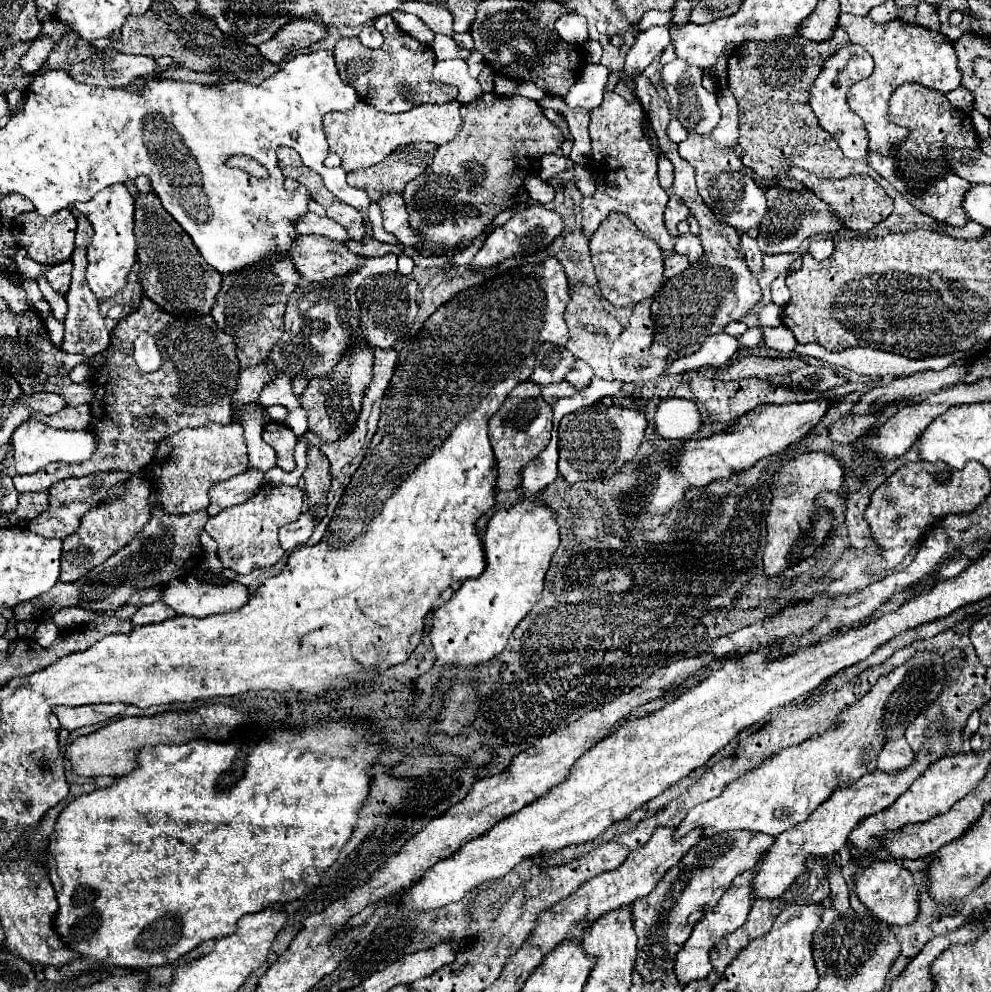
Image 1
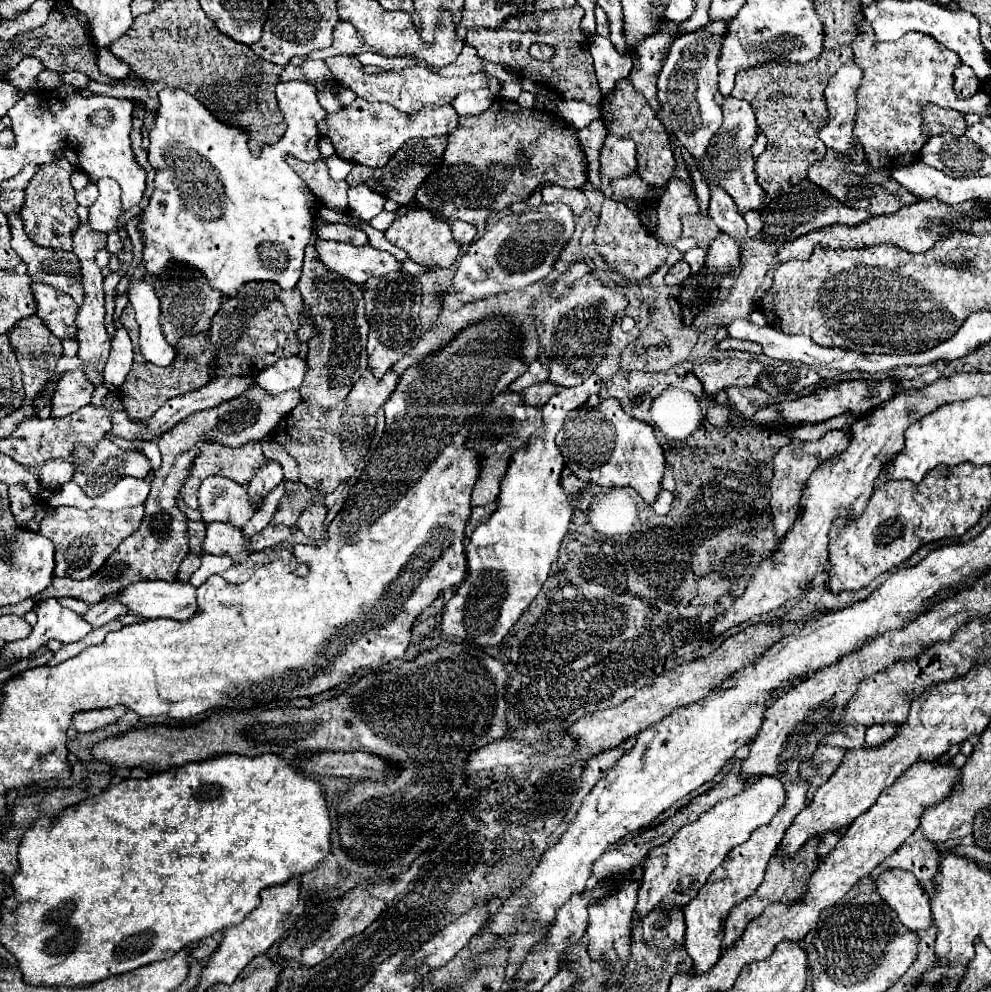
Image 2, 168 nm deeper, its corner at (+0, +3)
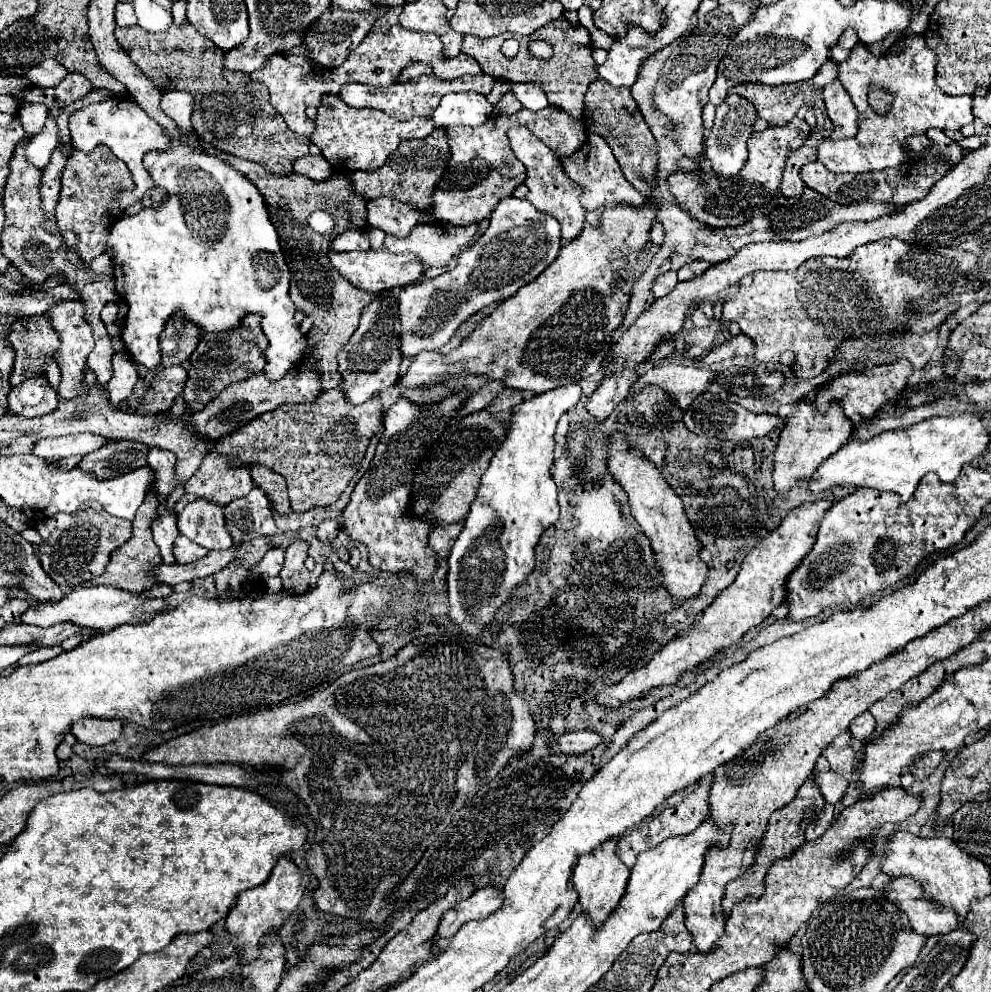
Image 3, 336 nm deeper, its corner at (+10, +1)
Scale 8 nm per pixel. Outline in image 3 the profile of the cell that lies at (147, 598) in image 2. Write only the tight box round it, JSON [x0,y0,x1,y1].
[21,586,167,632]

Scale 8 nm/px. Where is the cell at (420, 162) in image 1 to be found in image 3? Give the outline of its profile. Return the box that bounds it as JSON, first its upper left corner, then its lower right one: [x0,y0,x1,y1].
[347,128,451,208]

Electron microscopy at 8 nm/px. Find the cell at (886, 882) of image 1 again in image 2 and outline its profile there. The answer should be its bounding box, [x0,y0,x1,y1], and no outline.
[875,868,933,932]

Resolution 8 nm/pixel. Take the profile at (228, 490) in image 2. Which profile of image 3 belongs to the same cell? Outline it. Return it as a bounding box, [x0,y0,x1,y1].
[177,500,233,550]

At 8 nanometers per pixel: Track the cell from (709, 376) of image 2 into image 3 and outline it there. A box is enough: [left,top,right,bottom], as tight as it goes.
[627,364,713,410]

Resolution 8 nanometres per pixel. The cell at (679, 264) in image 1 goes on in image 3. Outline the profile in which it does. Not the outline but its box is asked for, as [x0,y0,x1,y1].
[651,270,677,298]

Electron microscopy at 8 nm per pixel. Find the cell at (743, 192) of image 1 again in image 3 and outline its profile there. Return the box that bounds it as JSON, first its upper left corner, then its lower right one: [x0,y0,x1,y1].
[707,96,757,176]

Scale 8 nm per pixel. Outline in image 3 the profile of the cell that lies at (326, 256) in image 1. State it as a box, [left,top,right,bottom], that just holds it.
[329,248,427,292]

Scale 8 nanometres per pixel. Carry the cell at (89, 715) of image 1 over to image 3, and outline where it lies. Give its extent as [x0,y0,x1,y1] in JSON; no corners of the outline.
[71,718,121,746]

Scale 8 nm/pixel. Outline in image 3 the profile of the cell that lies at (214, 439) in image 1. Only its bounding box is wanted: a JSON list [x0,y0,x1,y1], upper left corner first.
[175,458,253,514]

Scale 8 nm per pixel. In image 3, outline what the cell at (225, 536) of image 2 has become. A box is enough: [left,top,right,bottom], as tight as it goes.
[173,536,209,564]

